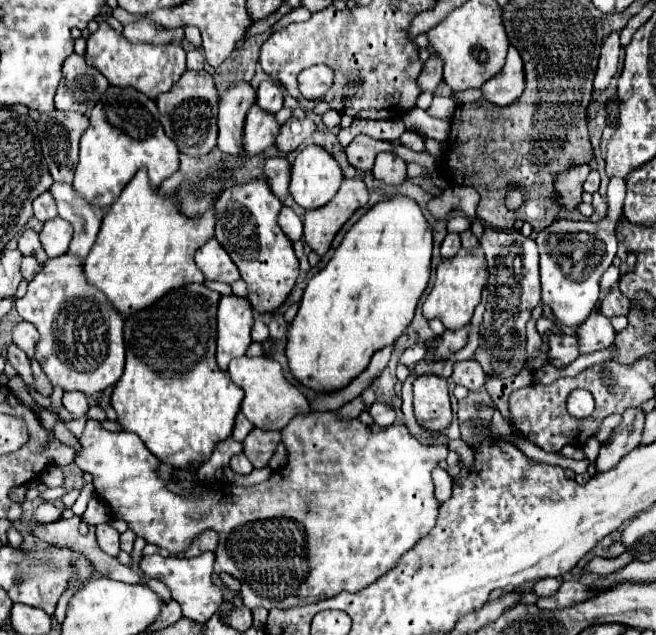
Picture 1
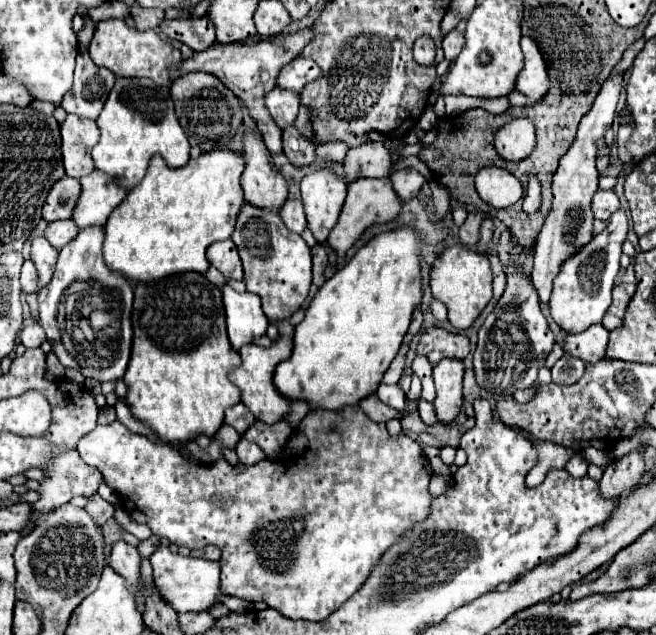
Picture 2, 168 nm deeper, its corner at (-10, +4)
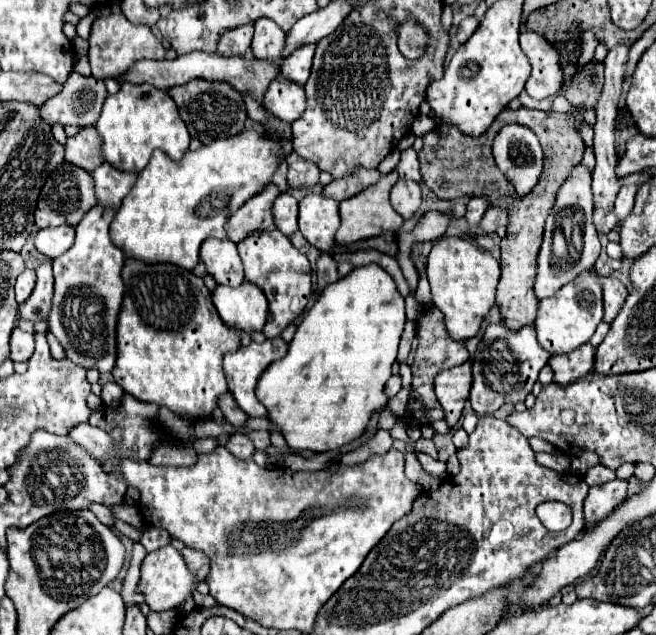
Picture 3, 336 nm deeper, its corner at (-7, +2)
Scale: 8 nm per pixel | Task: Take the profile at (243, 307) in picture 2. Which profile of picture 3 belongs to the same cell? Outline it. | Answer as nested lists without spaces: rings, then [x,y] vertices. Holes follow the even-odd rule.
[[[243,281],[239,287],[217,285],[213,303],[223,323],[231,329],[257,333],[267,321],[267,299],[253,283]]]

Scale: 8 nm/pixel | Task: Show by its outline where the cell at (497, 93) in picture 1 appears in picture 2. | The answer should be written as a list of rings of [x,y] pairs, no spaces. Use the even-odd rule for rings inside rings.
[[[522,37],[522,51],[526,57],[526,65],[518,75],[516,89],[530,99],[542,99],[550,89],[550,77],[546,73],[546,61],[538,49],[538,45],[530,37]]]

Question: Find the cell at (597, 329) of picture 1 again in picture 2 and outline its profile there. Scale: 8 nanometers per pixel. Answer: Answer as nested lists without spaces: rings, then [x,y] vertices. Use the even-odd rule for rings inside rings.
[[[592,325],[582,333],[566,335],[564,353],[582,359],[584,363],[596,363],[604,359],[608,345],[608,331],[602,325]]]

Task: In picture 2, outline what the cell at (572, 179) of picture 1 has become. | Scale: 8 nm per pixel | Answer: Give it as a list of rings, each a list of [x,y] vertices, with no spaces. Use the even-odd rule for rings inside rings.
[[[612,75],[602,85],[590,113],[586,117],[582,117],[576,141],[572,143],[570,151],[562,157],[560,167],[554,175],[554,183],[552,183],[554,203],[538,233],[536,249],[534,249],[534,269],[532,269],[532,285],[536,287],[542,303],[548,303],[548,299],[550,299],[552,281],[558,275],[562,261],[566,261],[566,257],[572,257],[574,253],[578,253],[578,249],[586,247],[590,243],[590,237],[594,235],[594,213],[590,209],[590,205],[592,205],[592,195],[598,189],[598,171],[596,171],[596,163],[594,163],[596,161],[596,139],[604,137],[606,127],[612,125],[620,87],[622,87],[622,75]]]

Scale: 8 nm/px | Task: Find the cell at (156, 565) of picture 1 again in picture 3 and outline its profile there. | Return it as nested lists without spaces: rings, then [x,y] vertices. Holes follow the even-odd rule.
[[[165,545],[159,551],[153,551],[143,559],[139,589],[141,589],[141,593],[145,593],[145,601],[151,607],[151,611],[177,609],[187,597],[191,597],[195,593],[197,583],[199,581],[195,579],[195,573],[187,567],[183,555],[173,545]]]

